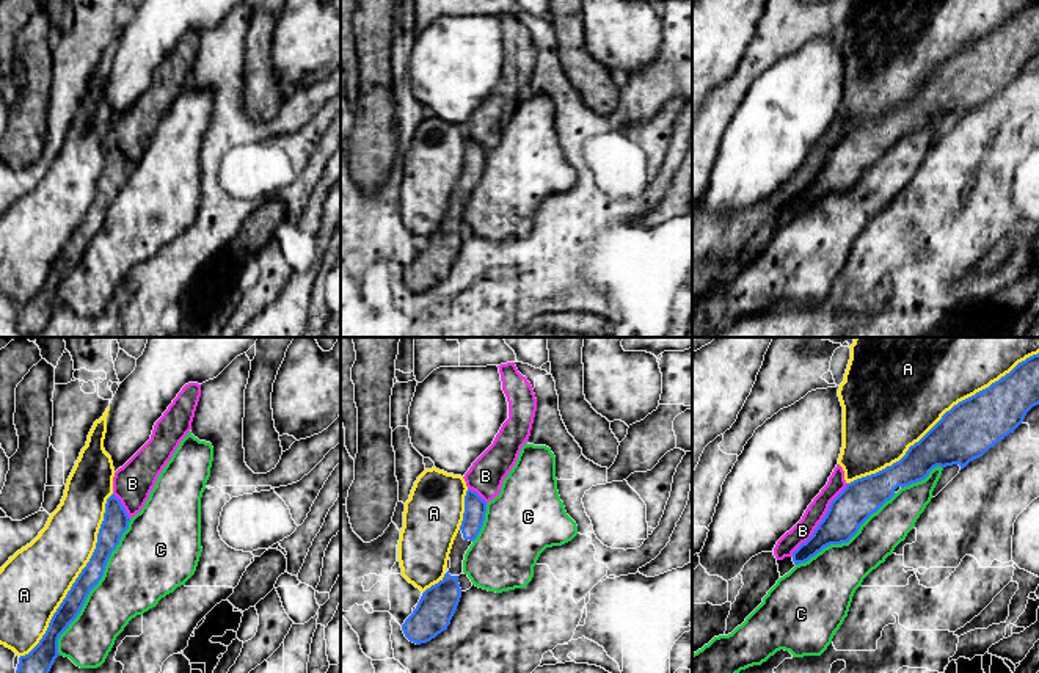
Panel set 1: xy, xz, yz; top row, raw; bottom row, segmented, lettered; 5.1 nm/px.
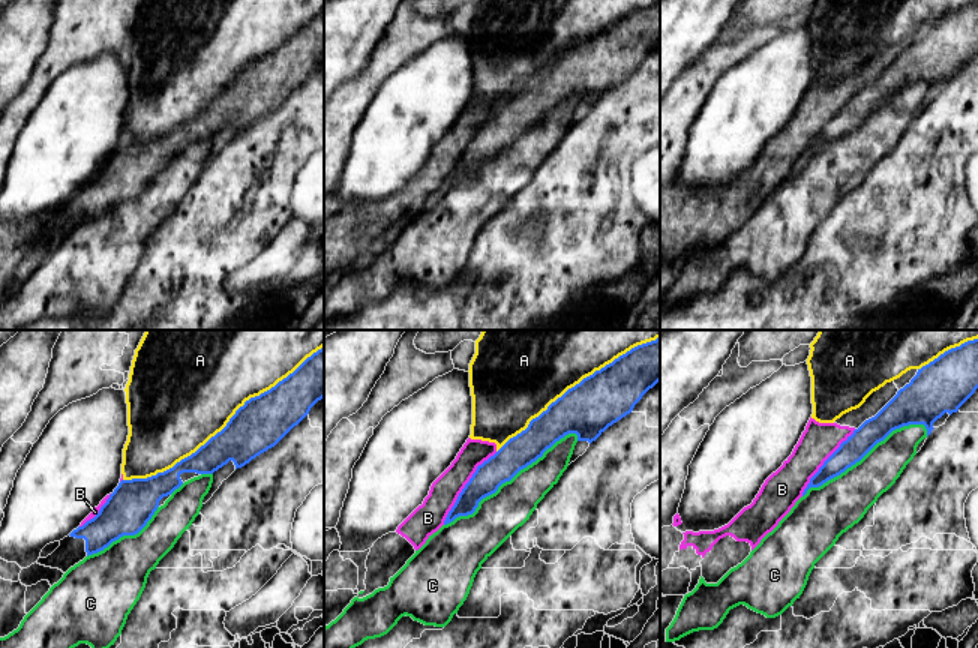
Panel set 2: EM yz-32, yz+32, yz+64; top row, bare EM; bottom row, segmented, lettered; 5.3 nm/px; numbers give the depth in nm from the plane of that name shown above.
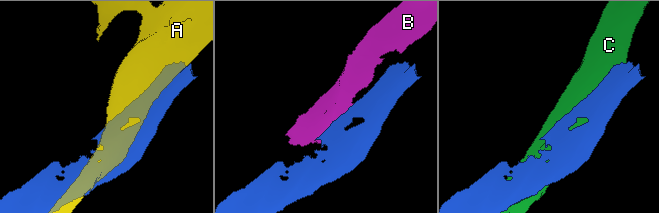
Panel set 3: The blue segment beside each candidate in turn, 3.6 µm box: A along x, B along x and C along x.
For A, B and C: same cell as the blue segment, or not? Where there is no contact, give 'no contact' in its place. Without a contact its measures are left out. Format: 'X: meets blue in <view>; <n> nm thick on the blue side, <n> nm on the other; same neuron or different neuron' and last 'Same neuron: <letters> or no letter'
A: meets blue in yz; 280 nm thick on the blue side, 500 nm on the other; different neuron
B: meets blue in yz; 200 nm thick on the blue side, 100 nm on the other; different neuron
C: meets blue in xy; 110 nm thick on the blue side, 360 nm on the other; different neuron
Same neuron: no letter

